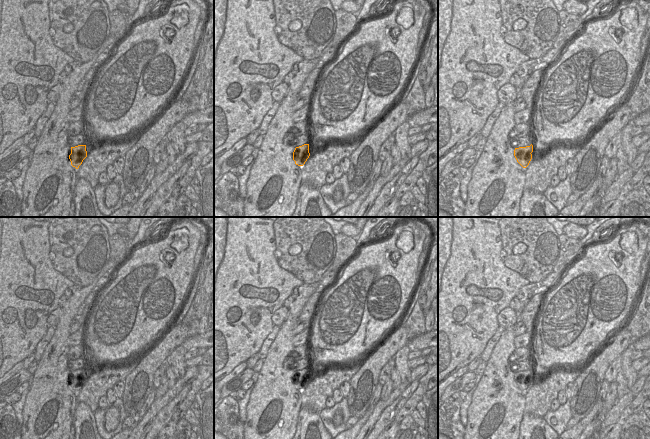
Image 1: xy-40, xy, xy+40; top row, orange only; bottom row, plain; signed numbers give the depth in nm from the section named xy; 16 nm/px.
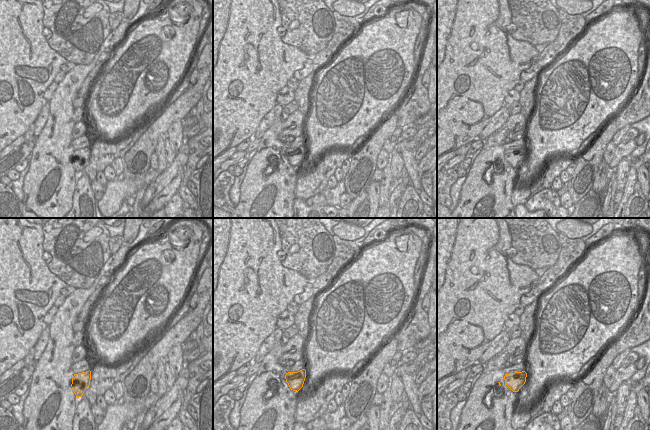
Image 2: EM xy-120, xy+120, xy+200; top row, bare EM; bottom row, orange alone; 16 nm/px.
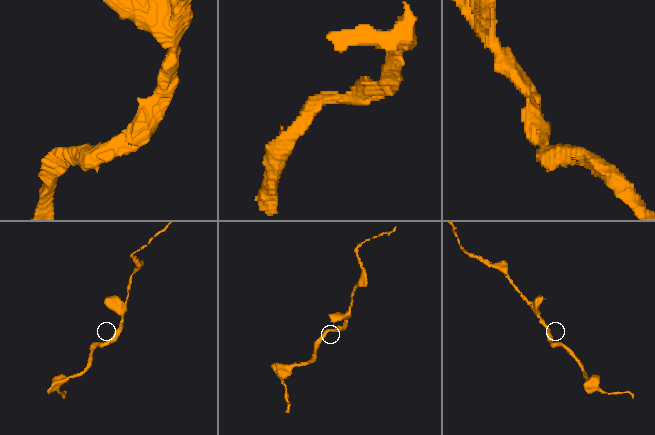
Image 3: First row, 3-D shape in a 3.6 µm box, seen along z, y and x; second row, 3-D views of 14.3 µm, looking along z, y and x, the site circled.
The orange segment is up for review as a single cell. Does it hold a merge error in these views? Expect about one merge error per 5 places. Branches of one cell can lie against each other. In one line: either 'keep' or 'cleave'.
keep

